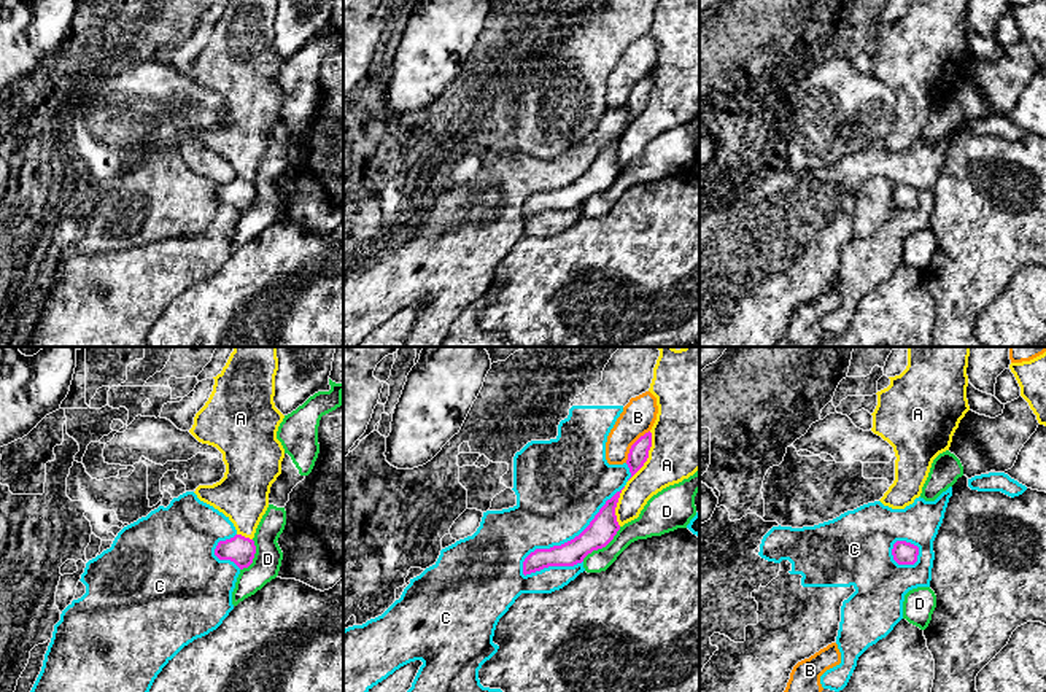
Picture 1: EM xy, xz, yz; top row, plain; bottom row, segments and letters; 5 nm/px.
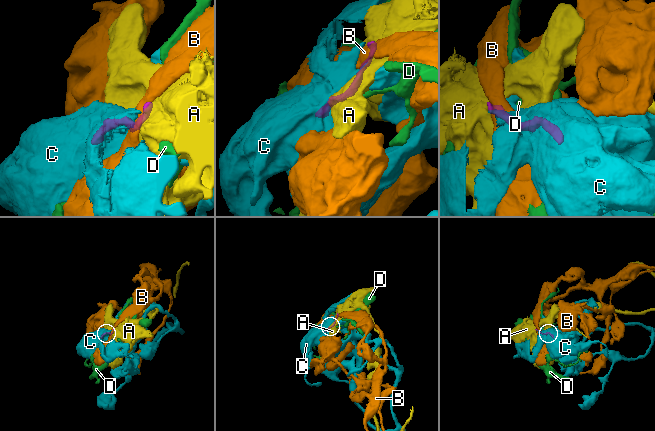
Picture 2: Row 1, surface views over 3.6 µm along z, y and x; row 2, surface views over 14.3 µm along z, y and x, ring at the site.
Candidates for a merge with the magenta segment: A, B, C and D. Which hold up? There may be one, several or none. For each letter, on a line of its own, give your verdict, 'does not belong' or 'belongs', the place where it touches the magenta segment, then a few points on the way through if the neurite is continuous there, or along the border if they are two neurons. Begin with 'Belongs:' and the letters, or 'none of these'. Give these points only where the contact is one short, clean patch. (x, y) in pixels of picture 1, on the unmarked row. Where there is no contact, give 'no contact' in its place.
Belongs: D
A: does not belong; meets magenta in xz at (647, 101)
B: does not belong; meets magenta in xz at (631, 89)
C: does not belong; meets magenta in xz at (571, 183)
D: belongs; meets magenta in xz at (603, 190)

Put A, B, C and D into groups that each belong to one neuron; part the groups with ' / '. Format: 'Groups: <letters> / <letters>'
Groups: A / B / C / D

